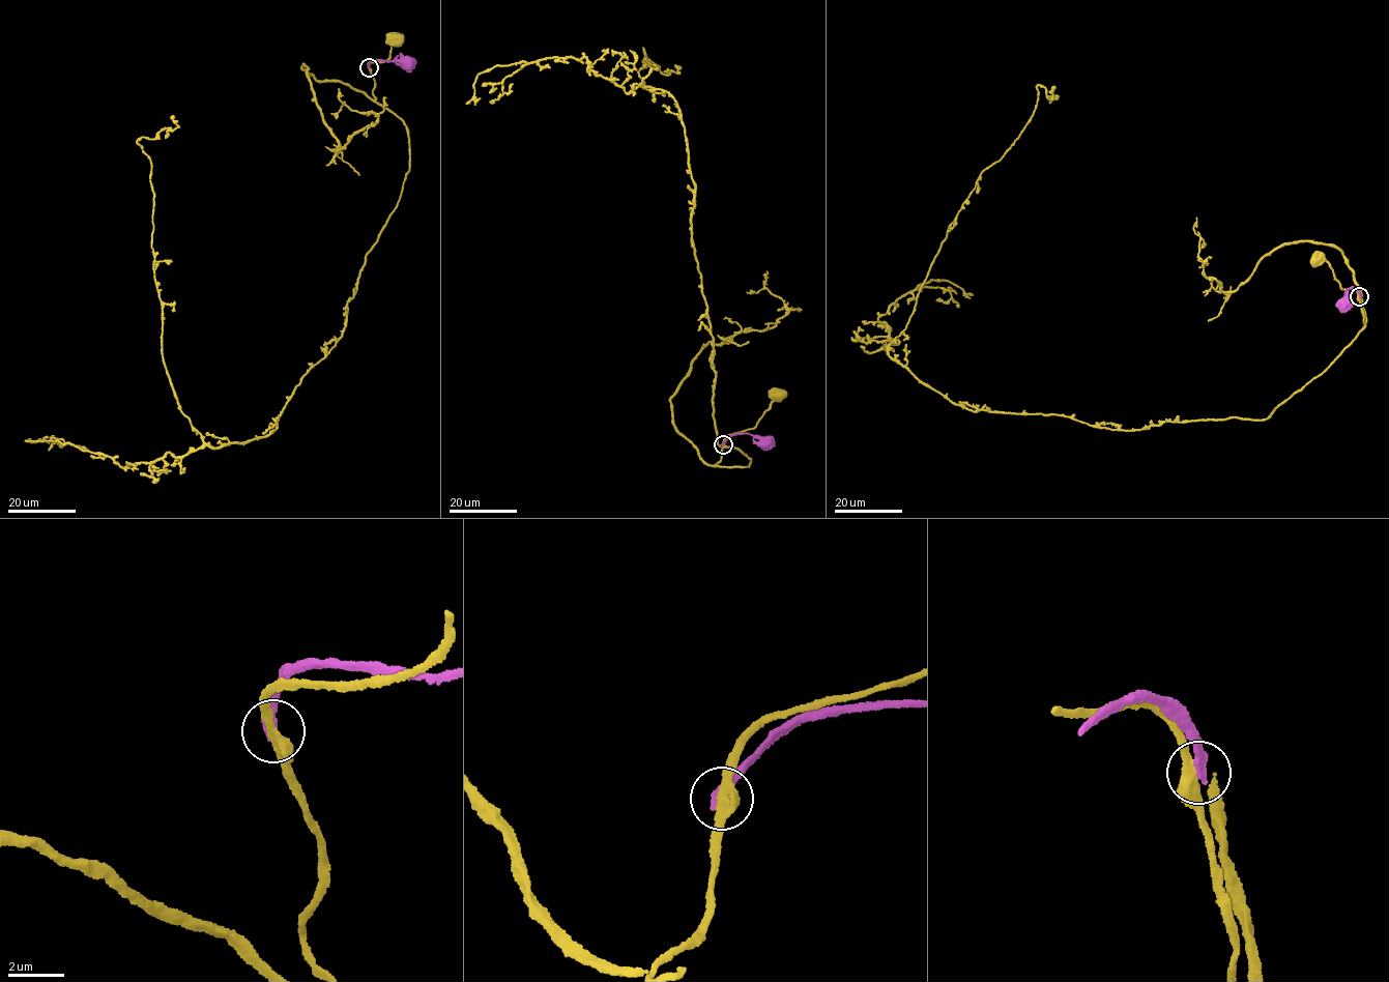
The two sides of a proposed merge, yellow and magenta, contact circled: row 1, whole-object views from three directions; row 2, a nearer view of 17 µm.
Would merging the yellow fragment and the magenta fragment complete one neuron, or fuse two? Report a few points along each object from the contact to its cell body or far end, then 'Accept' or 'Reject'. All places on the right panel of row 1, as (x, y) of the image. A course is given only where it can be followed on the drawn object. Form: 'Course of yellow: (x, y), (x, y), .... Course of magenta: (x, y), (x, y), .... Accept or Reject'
Course of yellow: (1359, 296), (1356, 290), (1340, 287), (1330, 264), (1318, 260). Course of magenta: (1359, 296), (1358, 290), (1350, 288), (1344, 293), (1342, 304). Reject

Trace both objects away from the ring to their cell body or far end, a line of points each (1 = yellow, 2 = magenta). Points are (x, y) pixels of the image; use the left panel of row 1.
1: (369, 67), (368, 63), (388, 58), (395, 39)
2: (369, 67), (370, 61), (377, 60), (406, 64)

